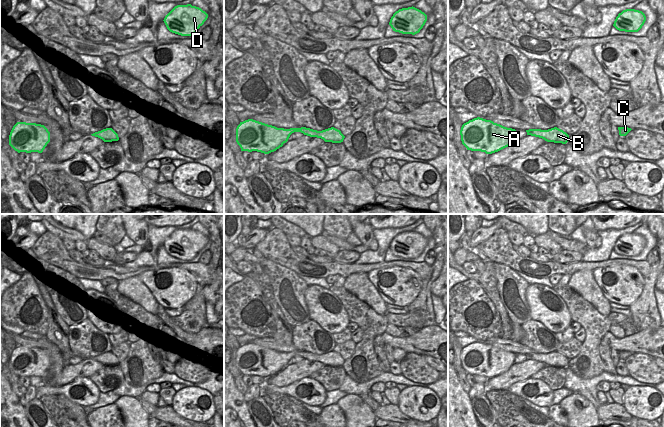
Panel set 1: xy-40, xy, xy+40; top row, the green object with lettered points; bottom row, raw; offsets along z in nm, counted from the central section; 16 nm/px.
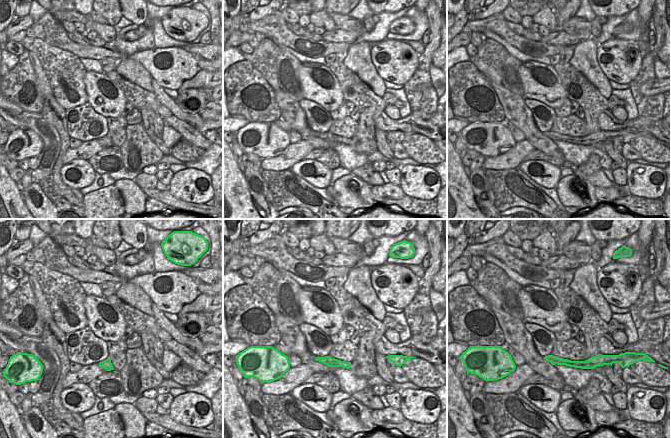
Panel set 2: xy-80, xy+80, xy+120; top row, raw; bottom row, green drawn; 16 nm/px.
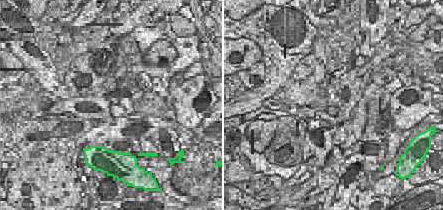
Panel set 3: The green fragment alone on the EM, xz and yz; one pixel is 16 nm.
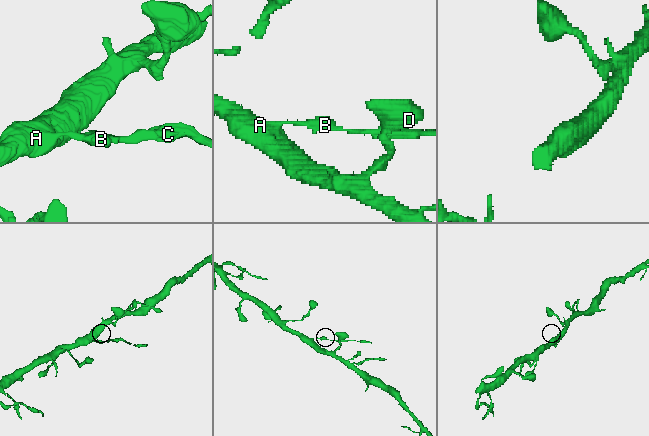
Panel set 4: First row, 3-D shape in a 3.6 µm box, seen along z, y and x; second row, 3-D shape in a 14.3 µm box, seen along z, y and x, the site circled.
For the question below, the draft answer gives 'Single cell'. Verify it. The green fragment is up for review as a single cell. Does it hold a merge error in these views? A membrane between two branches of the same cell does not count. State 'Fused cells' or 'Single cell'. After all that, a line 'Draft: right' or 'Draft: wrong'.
Fused cells
Draft: wrong

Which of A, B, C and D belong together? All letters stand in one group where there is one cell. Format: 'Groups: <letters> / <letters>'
Groups: A D / B C

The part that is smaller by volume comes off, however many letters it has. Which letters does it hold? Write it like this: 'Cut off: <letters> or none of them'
Cut off: B, C

